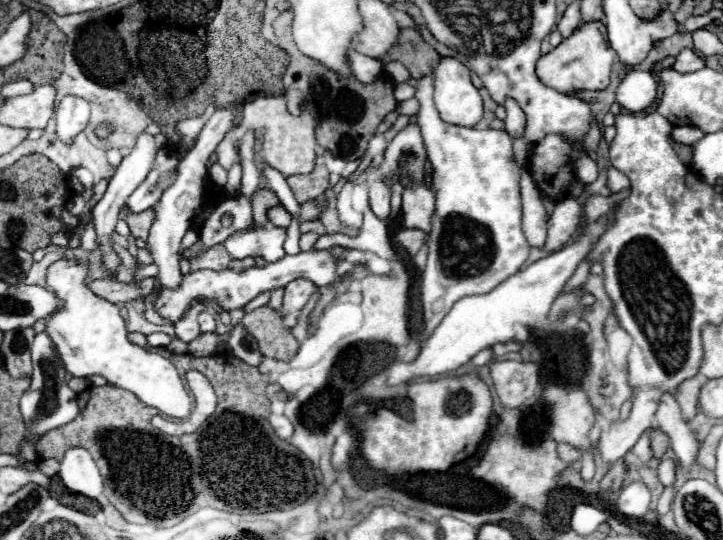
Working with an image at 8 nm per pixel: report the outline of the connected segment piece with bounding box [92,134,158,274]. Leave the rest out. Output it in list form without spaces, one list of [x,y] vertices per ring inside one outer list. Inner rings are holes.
[[[142,134],[142,136],[138,138],[136,146],[132,148],[132,152],[130,152],[128,156],[124,156],[124,160],[122,160],[122,164],[118,166],[116,174],[112,176],[112,180],[110,180],[104,196],[96,202],[96,206],[94,206],[94,210],[92,210],[92,224],[94,224],[94,230],[96,230],[96,242],[98,242],[98,250],[100,250],[100,254],[102,254],[102,266],[108,270],[108,274],[114,274],[114,272],[118,270],[118,266],[122,264],[122,260],[120,260],[120,256],[114,252],[112,240],[110,240],[110,236],[114,234],[114,226],[116,226],[116,222],[118,222],[118,218],[120,218],[120,210],[122,210],[124,202],[128,200],[128,196],[146,180],[146,176],[148,176],[150,170],[152,170],[152,164],[154,164],[154,160],[156,160],[156,156],[158,156],[158,146],[154,144],[154,138],[152,138],[150,134]]]

